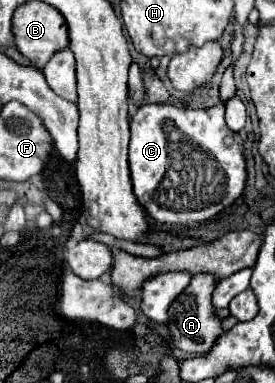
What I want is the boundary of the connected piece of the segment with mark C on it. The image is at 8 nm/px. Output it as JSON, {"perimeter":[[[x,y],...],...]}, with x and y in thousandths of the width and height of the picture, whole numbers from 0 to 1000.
{"perimeter":[[[527,272],[476,308],[469,439],[491,517],[535,564],[593,590],[745,580],[891,501],[898,433],[884,366],[818,324],[818,272],[695,287],[622,272]]]}

